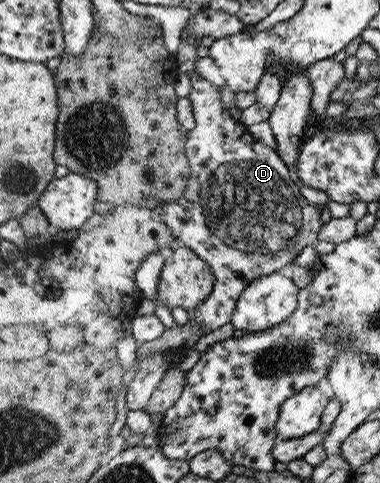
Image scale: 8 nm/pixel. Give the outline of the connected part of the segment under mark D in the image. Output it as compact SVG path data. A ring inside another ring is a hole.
M196 70L189 73L192 89L187 96L192 101L192 111L196 126L188 132L187 154L191 161L191 179L186 192L179 201L164 202L157 214L163 217L164 224L171 230L174 239L181 241L210 265L215 274L215 287L197 308L196 327L214 331L226 323L235 314L235 305L246 291L251 281L278 272L280 267L288 265L304 247L316 241L322 227L320 213L314 204L310 205L298 191L298 185L292 181L287 164L280 159L271 146L264 145L252 137L247 126L237 122L227 114L220 100L219 87Z

